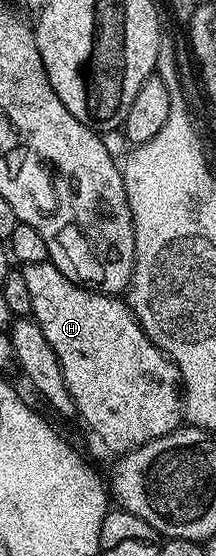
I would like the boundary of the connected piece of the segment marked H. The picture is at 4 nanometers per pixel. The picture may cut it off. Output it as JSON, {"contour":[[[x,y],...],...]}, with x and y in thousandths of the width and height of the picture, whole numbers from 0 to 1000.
{"contour":[[[231,468],[111,478],[97,484],[97,493],[106,495],[106,509],[125,516],[125,531],[144,538],[144,552],[153,554],[148,576],[181,581],[199,603],[218,603],[218,617],[236,617],[236,624],[255,631],[264,651],[292,667],[292,682],[310,689],[310,703],[329,703],[329,718],[356,734],[352,748],[361,752],[380,750],[412,763],[417,775],[523,813],[523,818],[602,815],[616,808],[644,806],[648,800],[676,800],[685,793],[713,793],[792,775],[810,775],[843,763],[847,694],[838,673],[819,667],[819,655],[657,595],[653,585],[634,577],[634,568],[616,565],[616,558],[597,554],[593,547],[556,532],[500,527],[431,527],[417,520],[389,520],[375,513],[343,513],[338,505],[310,502],[292,495],[292,487],[259,484]]]}

